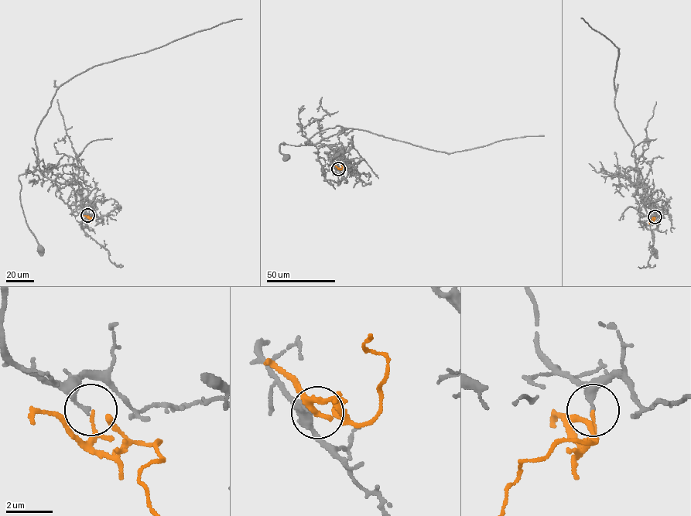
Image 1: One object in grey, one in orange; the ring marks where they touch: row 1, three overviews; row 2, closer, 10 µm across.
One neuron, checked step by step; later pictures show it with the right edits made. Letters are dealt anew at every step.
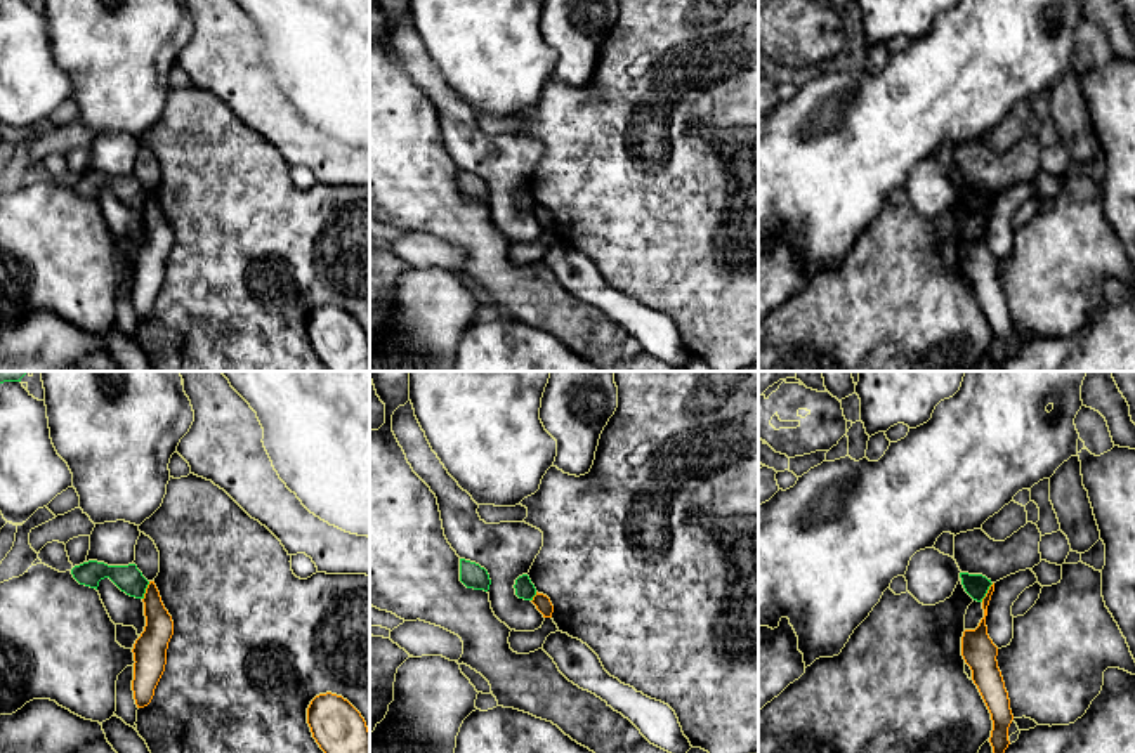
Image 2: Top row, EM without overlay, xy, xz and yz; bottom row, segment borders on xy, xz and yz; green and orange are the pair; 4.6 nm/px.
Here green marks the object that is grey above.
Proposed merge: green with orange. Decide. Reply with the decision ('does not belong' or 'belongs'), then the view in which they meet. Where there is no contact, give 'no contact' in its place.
does not belong; meets green in yz

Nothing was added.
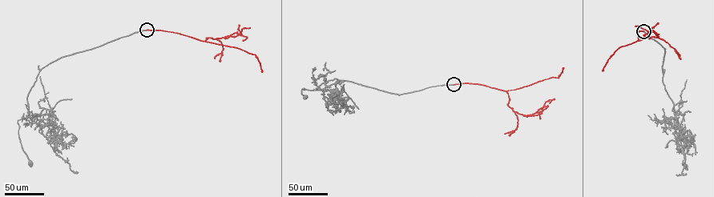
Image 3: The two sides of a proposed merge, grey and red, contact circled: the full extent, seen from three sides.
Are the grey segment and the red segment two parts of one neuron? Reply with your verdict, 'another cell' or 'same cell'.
same cell

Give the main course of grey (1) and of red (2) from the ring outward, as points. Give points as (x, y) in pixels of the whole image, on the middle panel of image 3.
1: (453, 84), (430, 86), (397, 94), (334, 78), (325, 82), (316, 90), (302, 89), (301, 94), (305, 97)
2: (453, 84), (477, 83), (506, 91), (551, 77), (558, 78), (563, 68)

